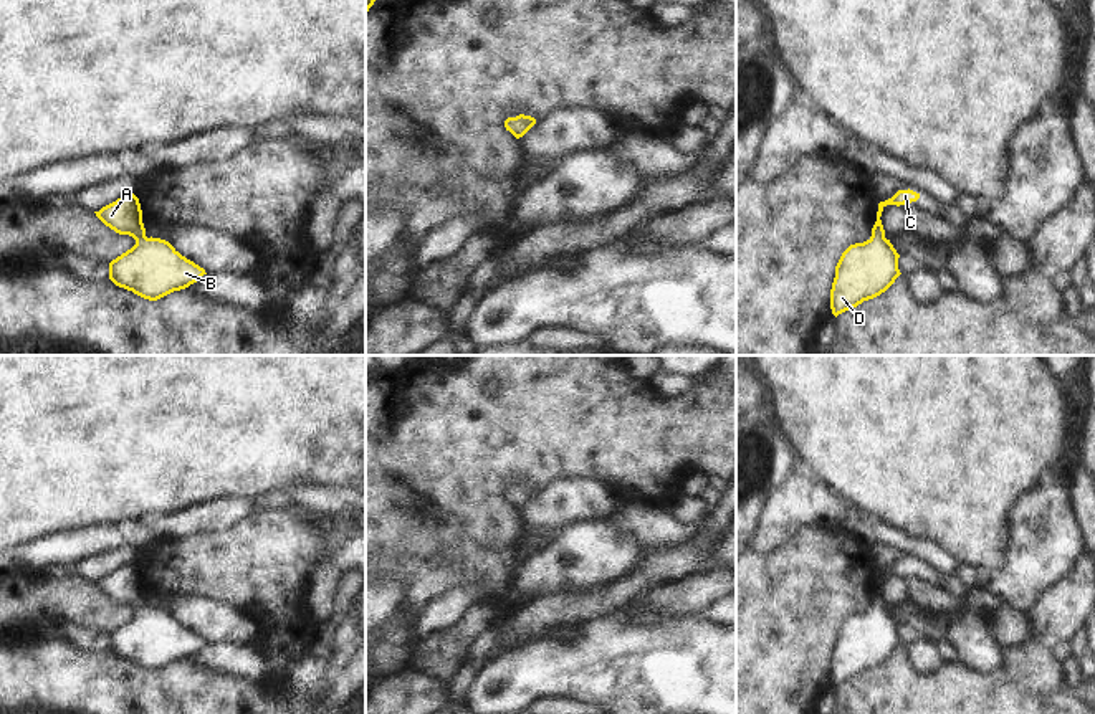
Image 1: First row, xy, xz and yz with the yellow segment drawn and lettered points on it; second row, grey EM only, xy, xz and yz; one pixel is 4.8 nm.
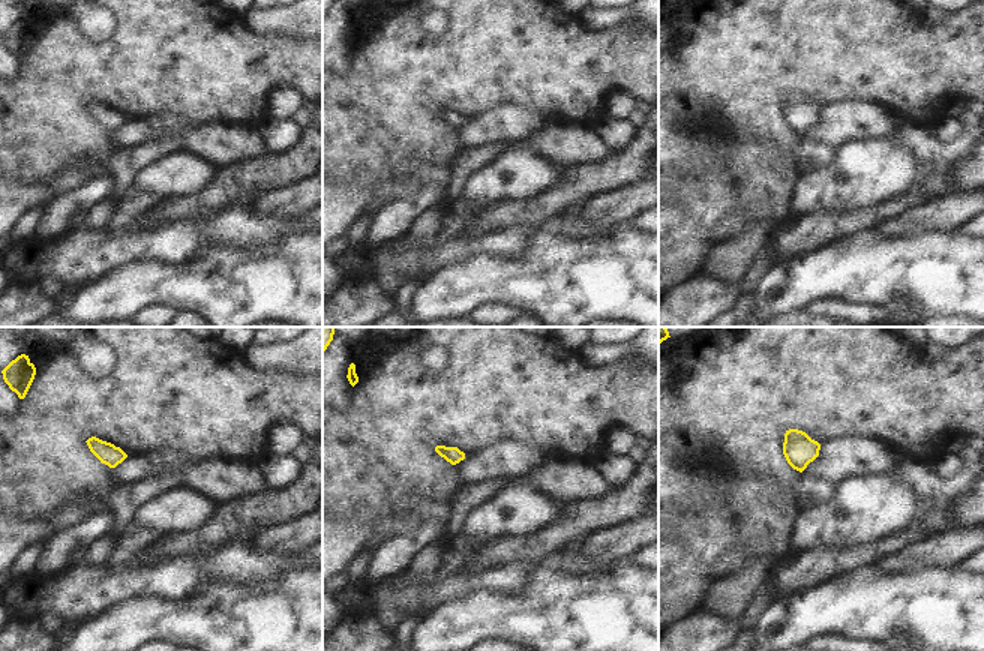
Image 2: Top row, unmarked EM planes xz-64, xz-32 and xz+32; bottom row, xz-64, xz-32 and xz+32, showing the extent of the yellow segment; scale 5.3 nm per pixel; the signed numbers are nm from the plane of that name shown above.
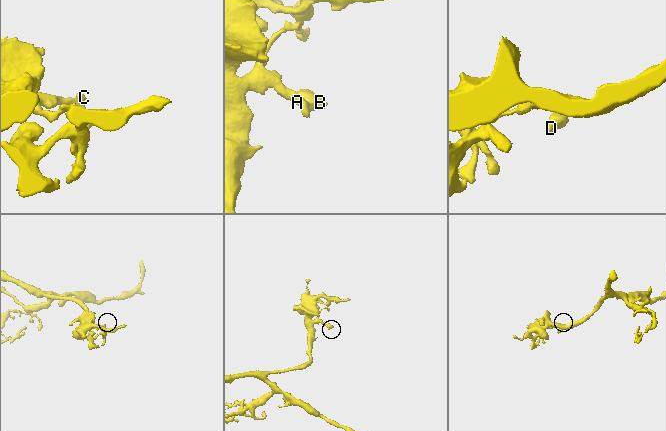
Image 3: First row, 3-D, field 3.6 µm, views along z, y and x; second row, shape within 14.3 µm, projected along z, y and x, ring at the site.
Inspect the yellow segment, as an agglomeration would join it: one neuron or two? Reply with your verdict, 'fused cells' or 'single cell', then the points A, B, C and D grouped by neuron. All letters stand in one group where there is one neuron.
single cell; A B C D

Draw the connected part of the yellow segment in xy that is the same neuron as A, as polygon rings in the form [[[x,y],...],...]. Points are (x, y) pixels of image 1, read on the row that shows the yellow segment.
[[[131,193],[94,212],[119,235],[129,235],[136,245],[109,263],[109,279],[134,294],[157,301],[197,283],[203,268],[182,256],[169,241],[147,238],[139,198]]]

